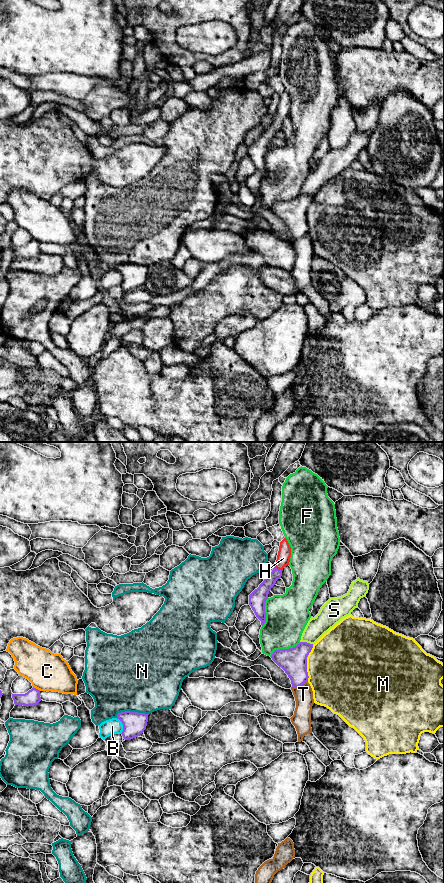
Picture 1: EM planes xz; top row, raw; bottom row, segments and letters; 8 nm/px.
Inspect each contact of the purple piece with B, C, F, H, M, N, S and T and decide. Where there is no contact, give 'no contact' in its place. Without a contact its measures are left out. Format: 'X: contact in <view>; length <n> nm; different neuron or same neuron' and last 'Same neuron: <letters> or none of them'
B: contact in xz; length 130 nm; different neuron
C: contact in xz; length 70 nm; different neuron
F: contact in xz; length 280 nm; different neuron
H: contact in xz; length 70 nm; same neuron
M: contact in xz; length 300 nm; different neuron
N: contact in xz; length 260 nm; different neuron
S: contact in xz; length 110 nm; different neuron
T: contact in xz; length 140 nm; different neuron
Same neuron: H

